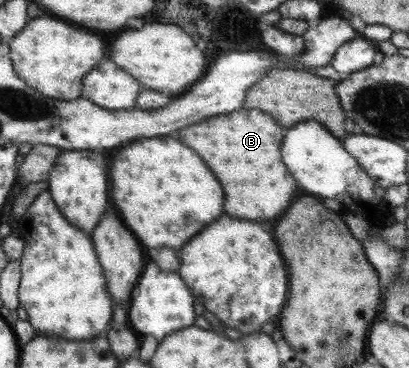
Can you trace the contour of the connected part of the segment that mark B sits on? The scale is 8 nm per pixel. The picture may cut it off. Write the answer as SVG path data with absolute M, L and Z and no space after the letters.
M238 110L228 116L216 116L210 118L206 124L194 124L178 130L176 140L188 144L188 148L192 148L212 170L212 174L224 188L224 212L228 216L236 216L238 220L270 220L274 216L280 216L290 206L296 192L296 184L280 162L282 128L268 114L260 110Z

